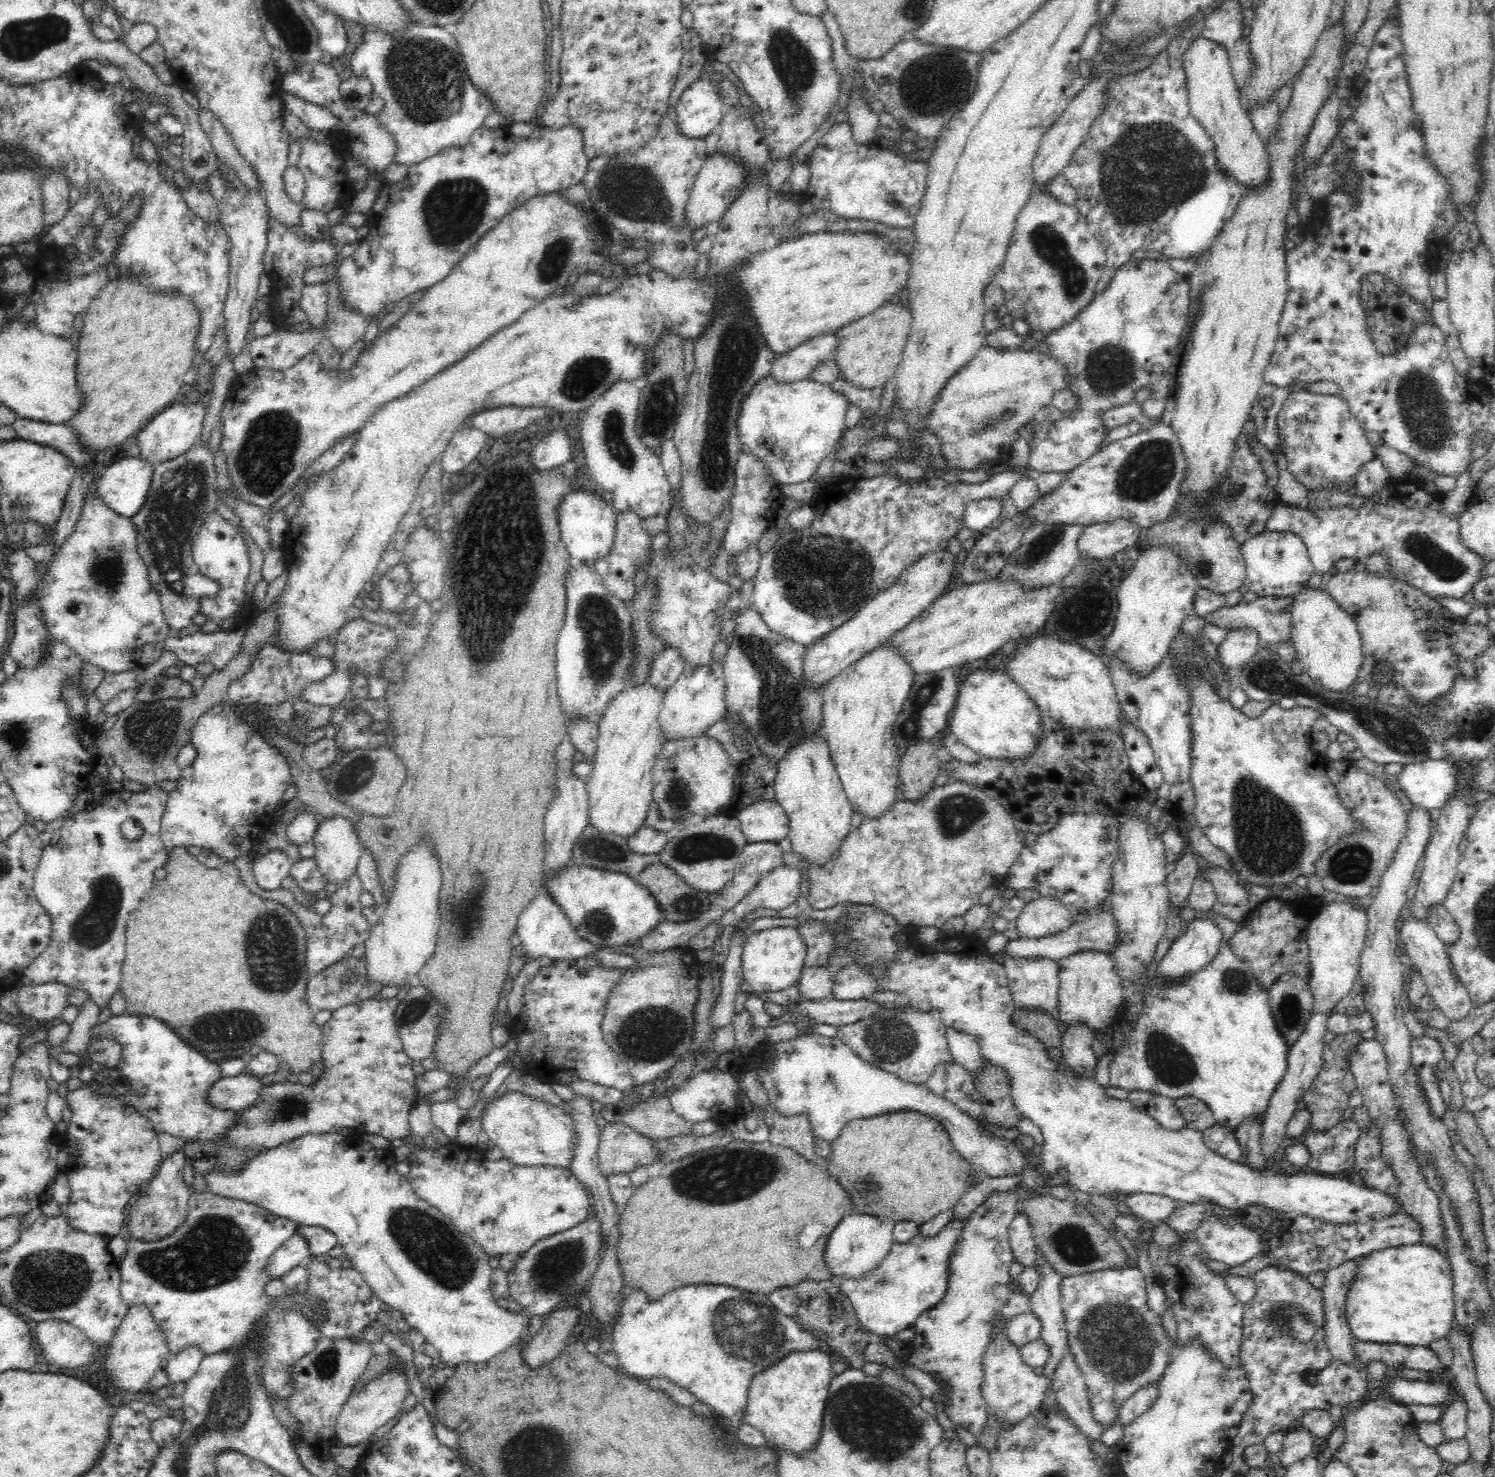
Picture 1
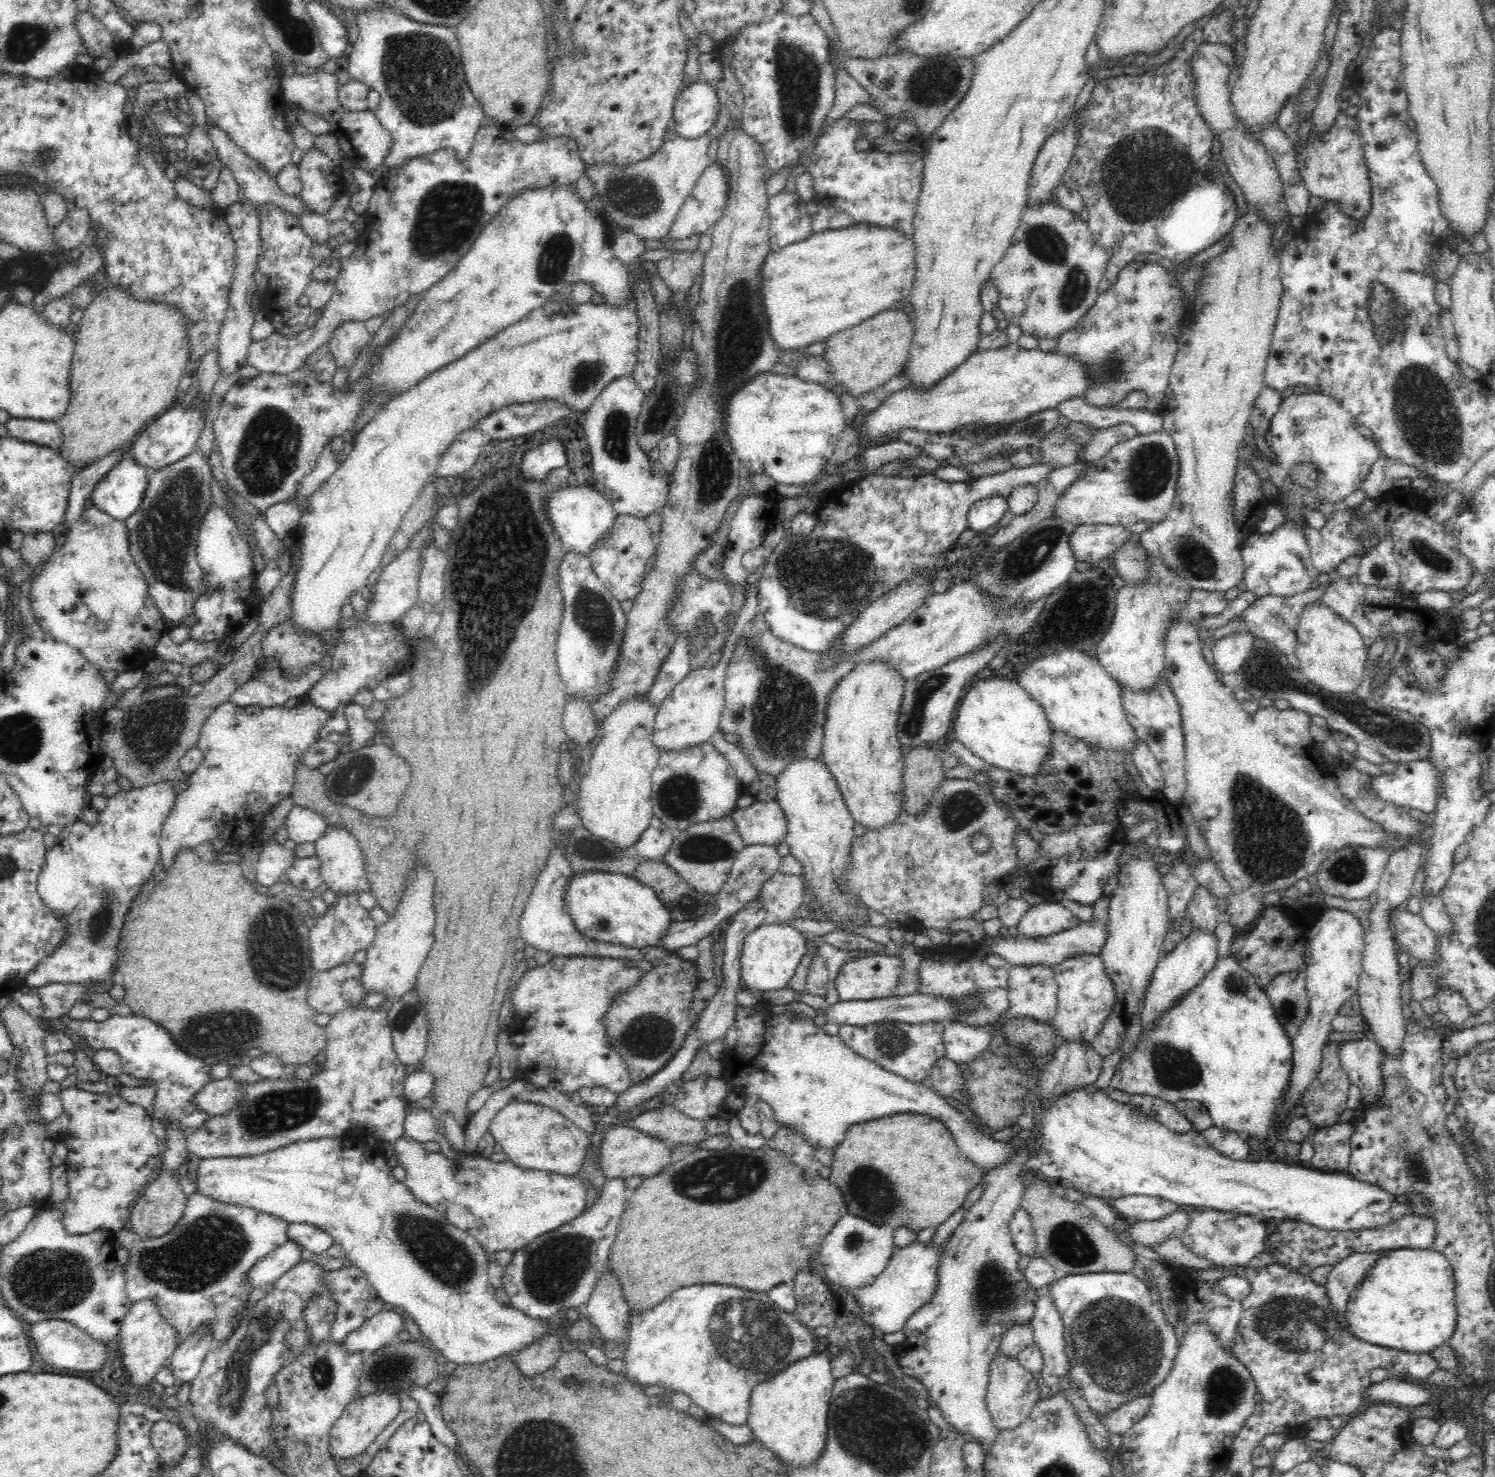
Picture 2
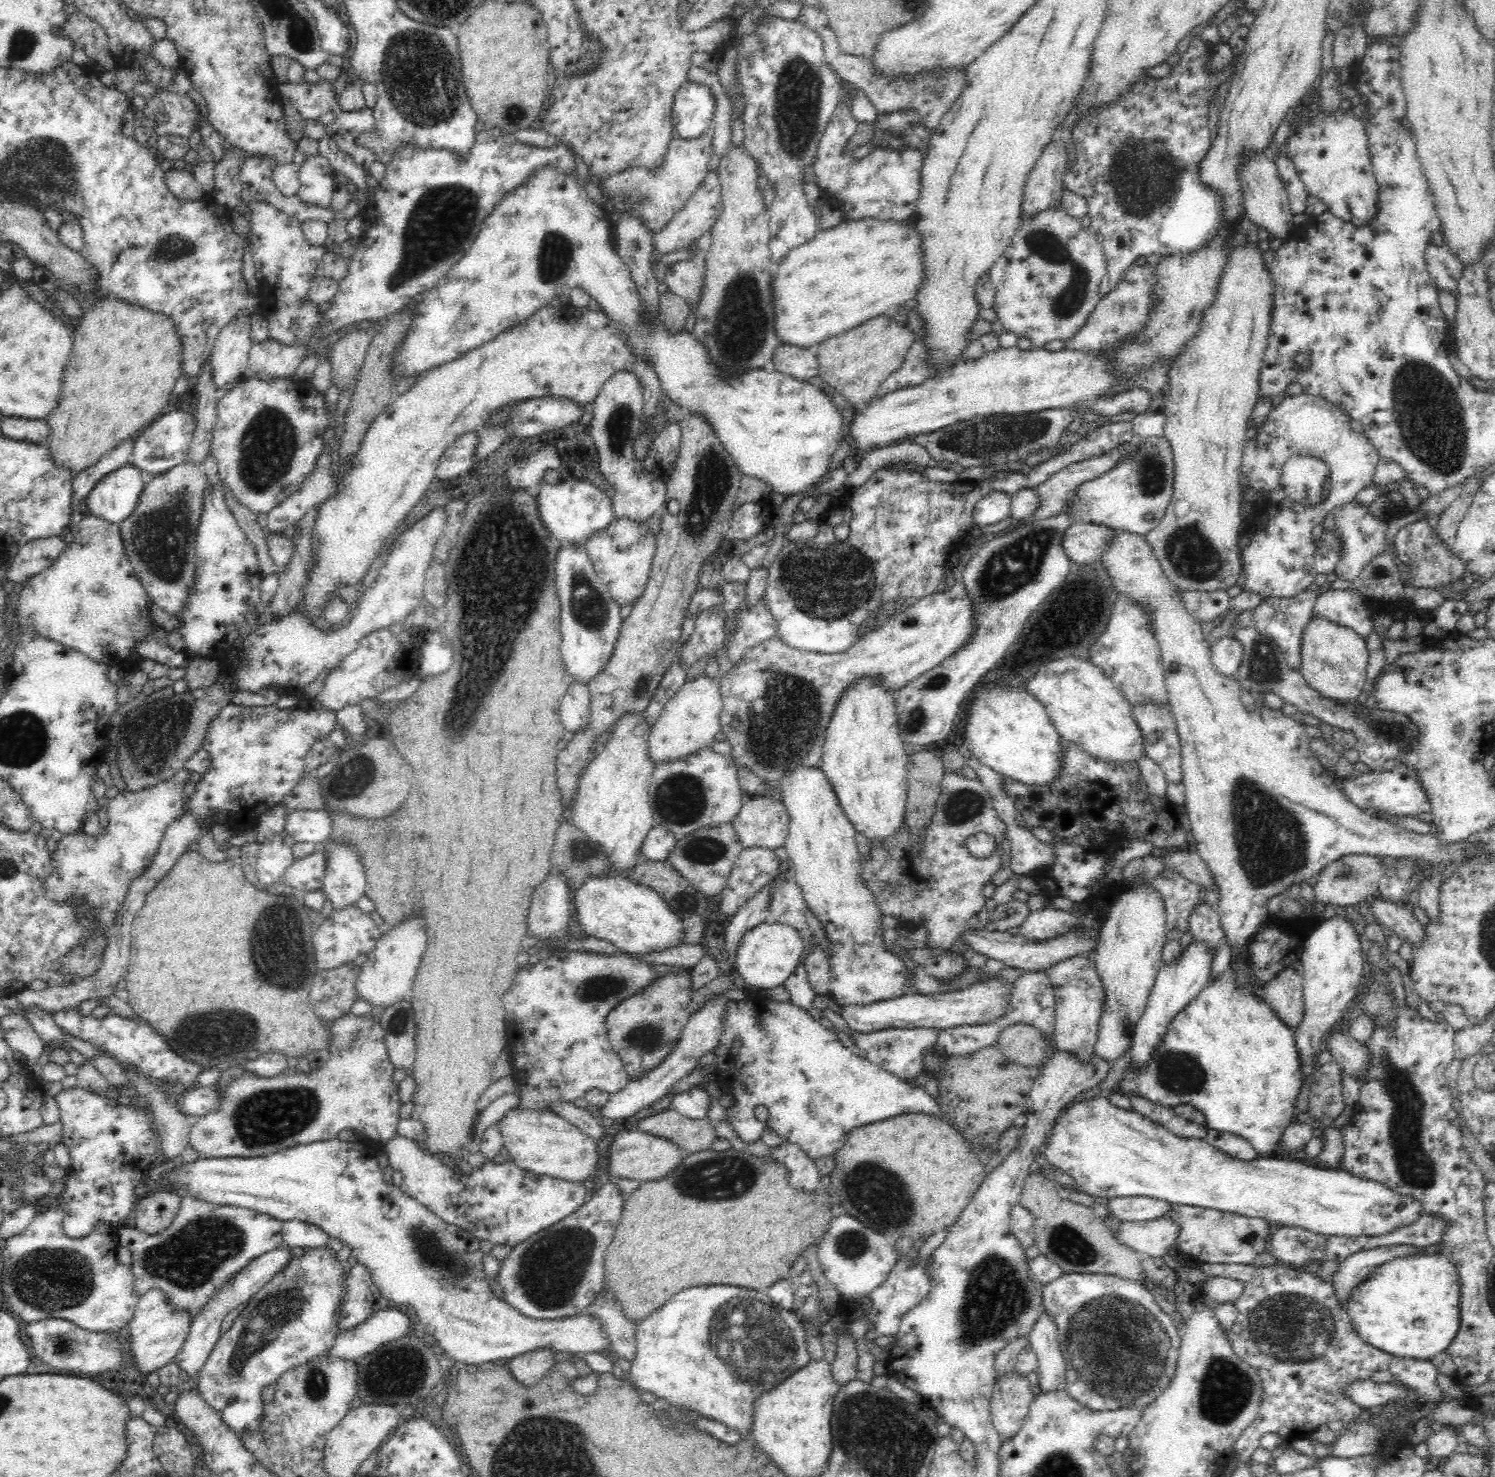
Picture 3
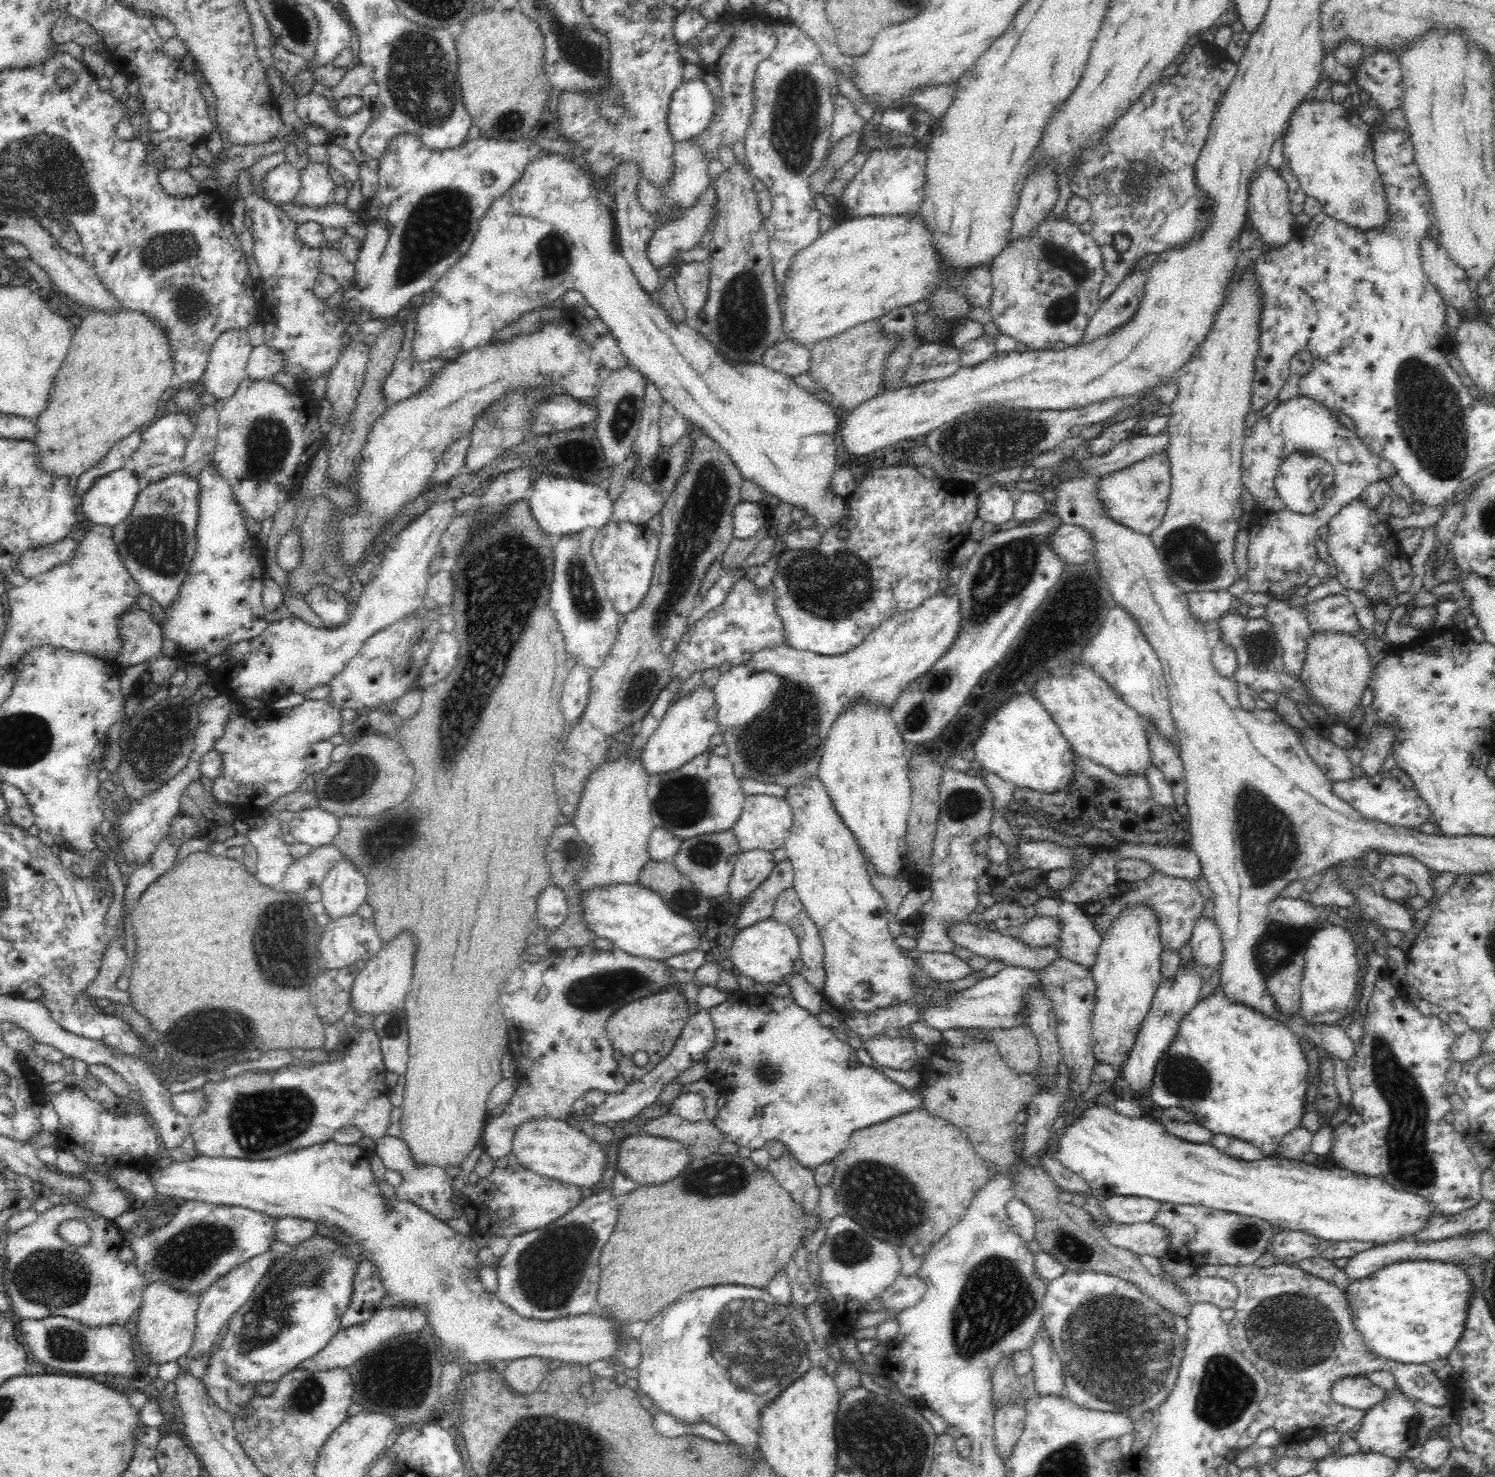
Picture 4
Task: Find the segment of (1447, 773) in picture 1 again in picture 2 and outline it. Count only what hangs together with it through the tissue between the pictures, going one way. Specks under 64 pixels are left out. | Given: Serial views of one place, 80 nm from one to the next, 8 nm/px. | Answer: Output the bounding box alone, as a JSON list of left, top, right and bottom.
[1366,759,1440,814]

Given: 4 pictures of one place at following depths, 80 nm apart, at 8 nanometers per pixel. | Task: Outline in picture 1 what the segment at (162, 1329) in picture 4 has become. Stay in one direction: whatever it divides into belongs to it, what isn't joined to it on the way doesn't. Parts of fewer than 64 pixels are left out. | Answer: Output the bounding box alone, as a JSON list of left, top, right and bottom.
[105,1304,172,1392]

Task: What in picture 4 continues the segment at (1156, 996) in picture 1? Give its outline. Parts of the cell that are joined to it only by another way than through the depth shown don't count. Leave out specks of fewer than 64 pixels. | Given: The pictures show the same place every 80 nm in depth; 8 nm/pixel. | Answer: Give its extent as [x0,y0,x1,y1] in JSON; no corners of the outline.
[1148,989,1309,1157]

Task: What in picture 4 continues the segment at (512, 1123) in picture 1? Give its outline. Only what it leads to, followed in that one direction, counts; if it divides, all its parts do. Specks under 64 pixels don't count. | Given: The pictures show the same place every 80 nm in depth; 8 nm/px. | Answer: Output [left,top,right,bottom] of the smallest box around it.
[512,1118,607,1193]

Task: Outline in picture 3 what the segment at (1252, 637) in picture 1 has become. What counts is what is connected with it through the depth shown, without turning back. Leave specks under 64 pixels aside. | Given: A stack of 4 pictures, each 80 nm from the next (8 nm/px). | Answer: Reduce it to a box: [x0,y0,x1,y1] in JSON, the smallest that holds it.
[1211,637,1242,678]

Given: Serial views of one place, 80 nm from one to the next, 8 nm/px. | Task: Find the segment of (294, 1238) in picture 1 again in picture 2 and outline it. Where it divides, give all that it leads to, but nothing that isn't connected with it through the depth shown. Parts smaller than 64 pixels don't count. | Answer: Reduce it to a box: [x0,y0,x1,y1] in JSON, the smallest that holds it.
[244,1240,301,1291]

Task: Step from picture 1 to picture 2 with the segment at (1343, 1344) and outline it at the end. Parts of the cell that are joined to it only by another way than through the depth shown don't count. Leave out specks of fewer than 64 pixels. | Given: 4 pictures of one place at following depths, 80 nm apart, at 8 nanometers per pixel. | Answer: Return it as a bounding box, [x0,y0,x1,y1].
[1325,1250,1392,1330]

